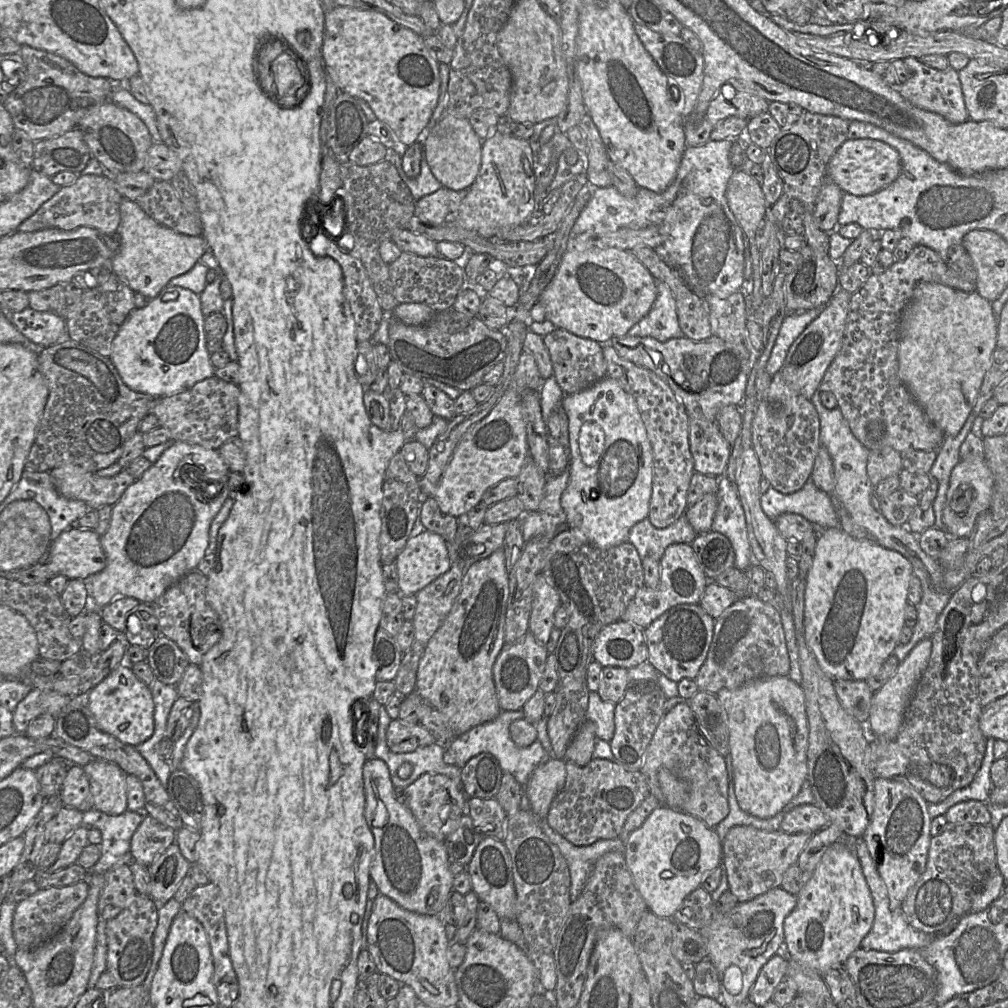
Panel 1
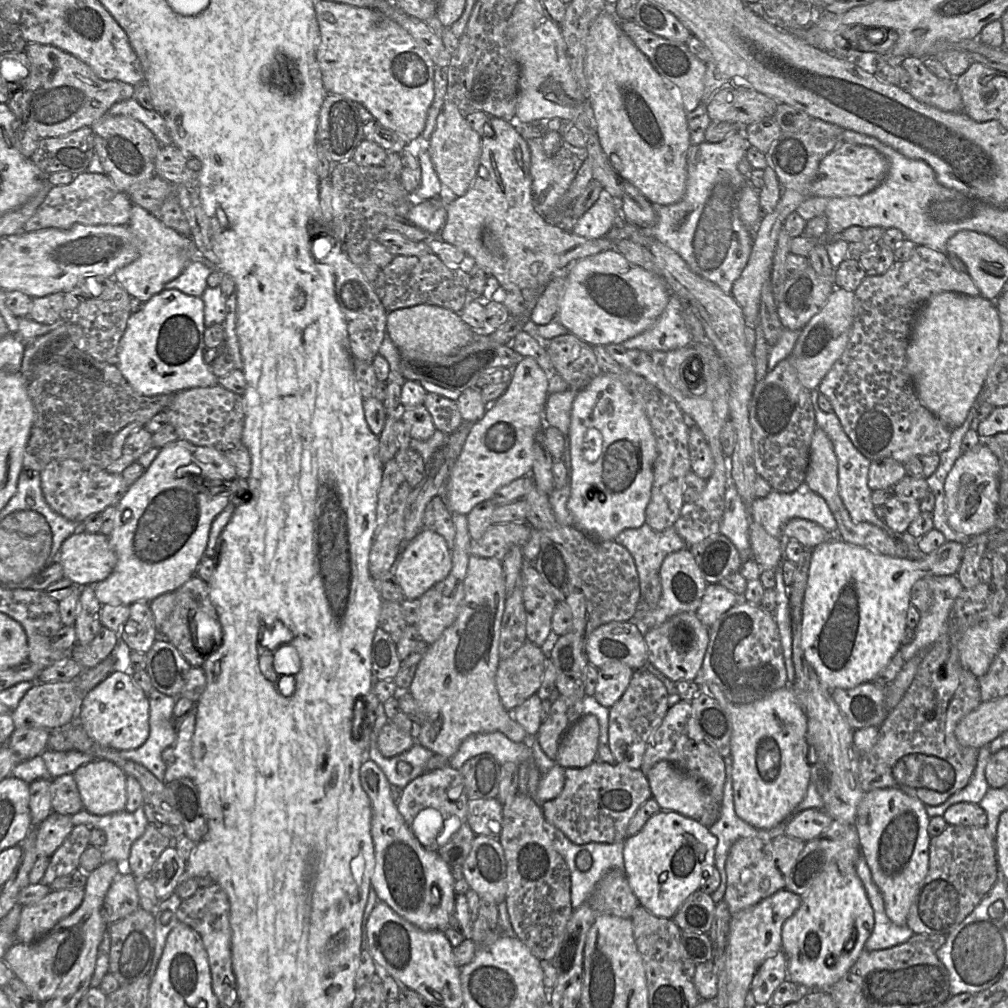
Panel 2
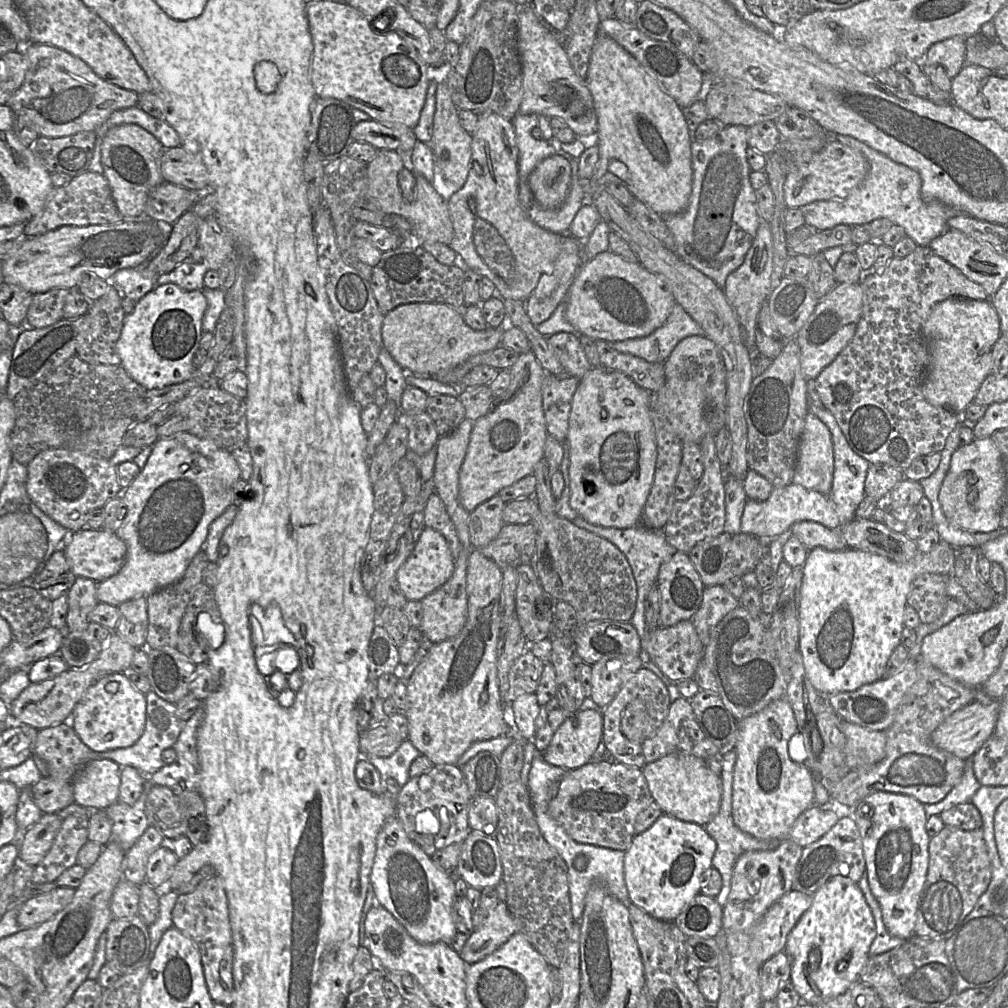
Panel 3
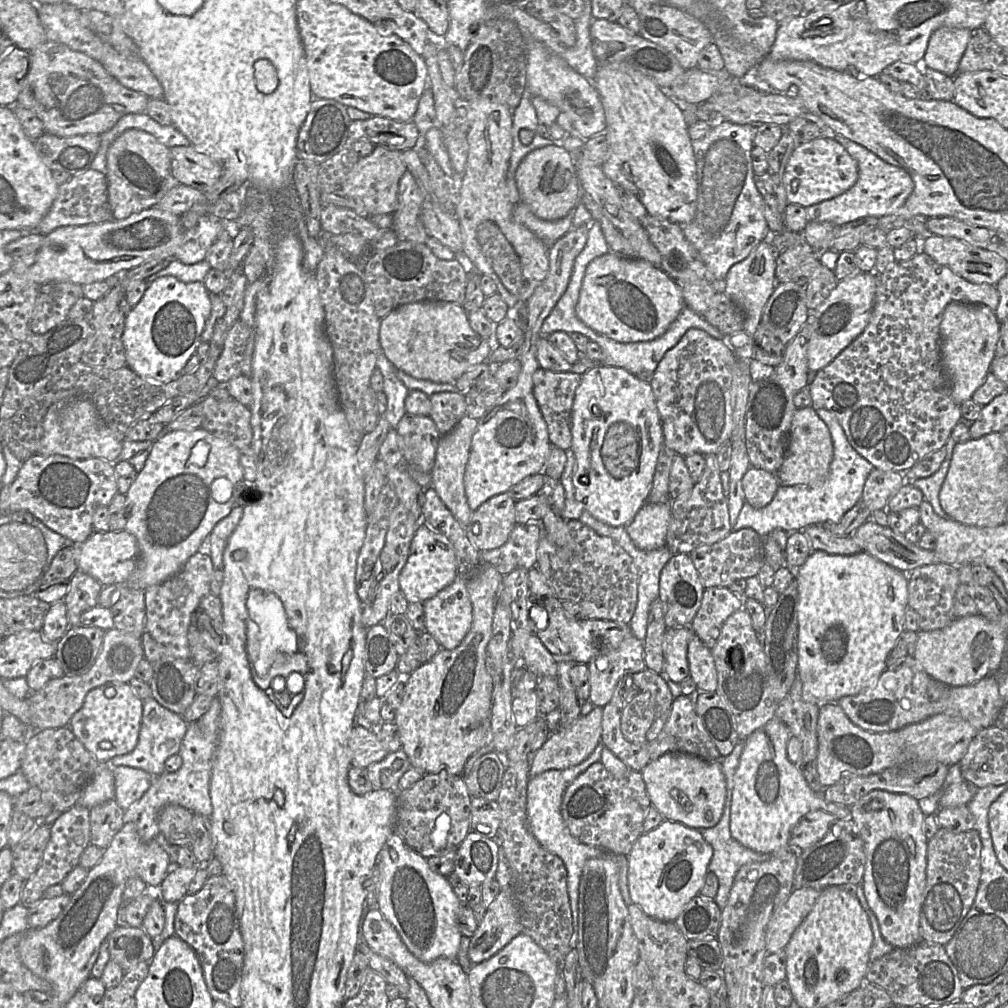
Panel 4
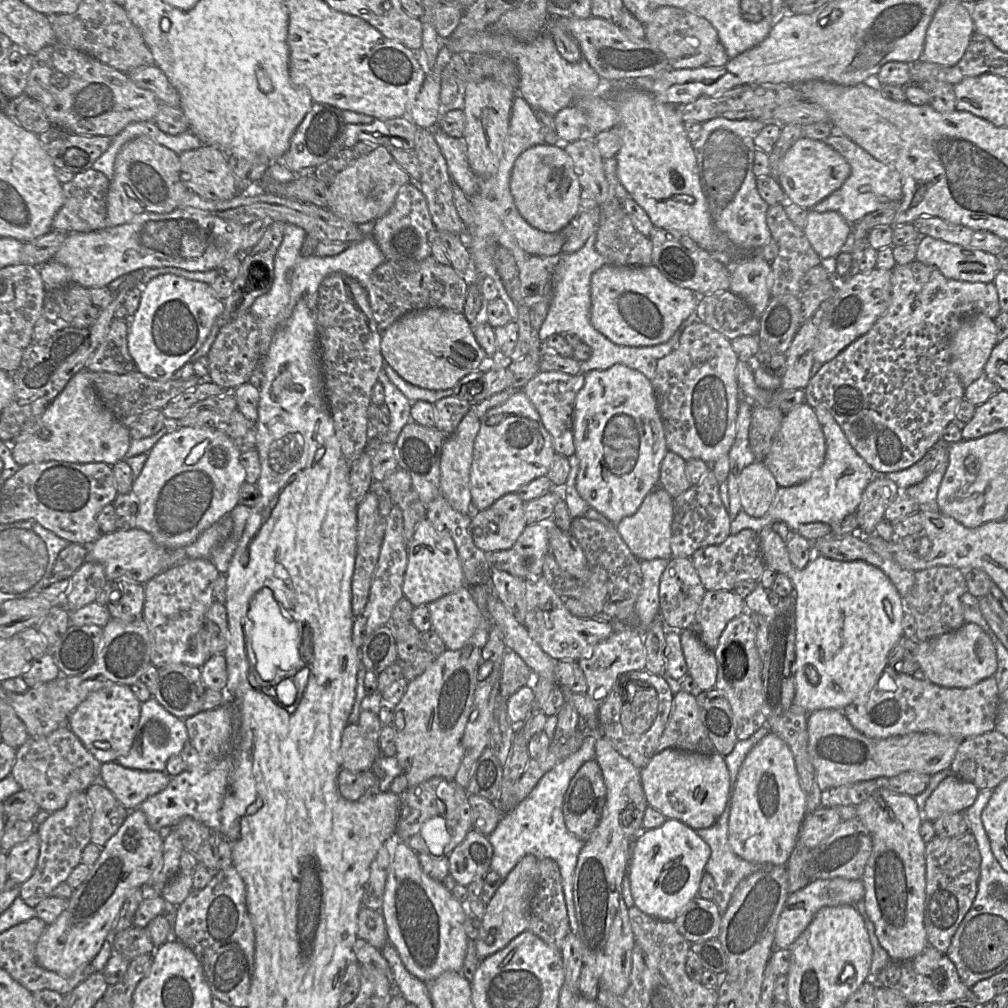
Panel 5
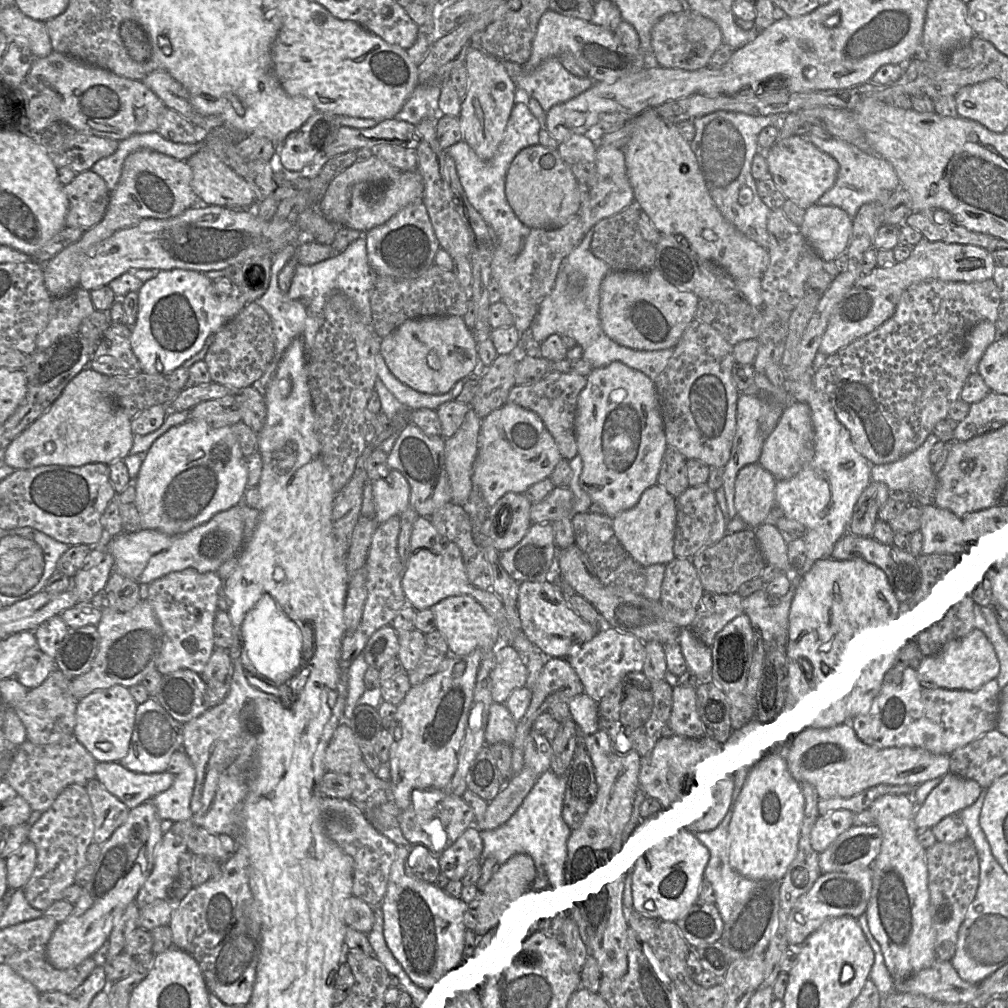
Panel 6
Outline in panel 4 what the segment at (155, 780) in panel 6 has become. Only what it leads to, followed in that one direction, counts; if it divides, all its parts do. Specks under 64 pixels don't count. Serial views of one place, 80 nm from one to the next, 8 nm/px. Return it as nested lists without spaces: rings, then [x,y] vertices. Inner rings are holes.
[[[110,766],[115,785],[115,801],[127,809],[148,790],[155,776],[148,772],[129,766]]]

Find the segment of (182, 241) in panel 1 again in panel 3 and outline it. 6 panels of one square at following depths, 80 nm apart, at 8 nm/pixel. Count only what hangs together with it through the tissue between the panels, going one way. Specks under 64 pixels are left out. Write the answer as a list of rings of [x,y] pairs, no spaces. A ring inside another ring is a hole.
[[[147,262],[134,268],[124,268],[116,271],[110,277],[110,284],[120,293],[138,302],[156,287],[156,279],[160,274],[150,270]]]

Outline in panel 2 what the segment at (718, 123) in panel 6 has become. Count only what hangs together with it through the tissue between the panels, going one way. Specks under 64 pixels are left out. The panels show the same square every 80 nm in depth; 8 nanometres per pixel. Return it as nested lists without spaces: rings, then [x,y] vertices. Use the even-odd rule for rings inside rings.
[[[743,129],[718,143],[705,141],[691,145],[687,153],[687,181],[683,198],[671,205],[652,204],[656,223],[647,228],[638,227],[645,236],[654,237],[676,252],[694,273],[713,282],[726,293],[731,292],[733,283],[746,267],[752,249],[753,234],[743,224],[738,212],[740,192],[747,184],[747,178],[740,171],[740,163],[749,147]]]

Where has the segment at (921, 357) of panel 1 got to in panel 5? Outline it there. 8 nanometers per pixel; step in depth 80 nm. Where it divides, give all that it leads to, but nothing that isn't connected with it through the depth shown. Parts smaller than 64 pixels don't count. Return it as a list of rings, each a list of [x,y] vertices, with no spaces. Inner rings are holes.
[[[978,313],[963,317],[950,337],[951,363],[964,389],[984,373],[997,340],[995,320]]]

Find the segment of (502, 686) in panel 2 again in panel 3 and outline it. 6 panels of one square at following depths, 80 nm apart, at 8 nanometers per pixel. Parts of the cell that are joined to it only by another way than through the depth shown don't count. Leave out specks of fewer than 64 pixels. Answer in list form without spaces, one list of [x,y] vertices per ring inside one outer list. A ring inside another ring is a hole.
[[[527,648],[508,672],[508,690],[502,701],[510,706],[517,698],[533,694],[539,685],[545,663]]]

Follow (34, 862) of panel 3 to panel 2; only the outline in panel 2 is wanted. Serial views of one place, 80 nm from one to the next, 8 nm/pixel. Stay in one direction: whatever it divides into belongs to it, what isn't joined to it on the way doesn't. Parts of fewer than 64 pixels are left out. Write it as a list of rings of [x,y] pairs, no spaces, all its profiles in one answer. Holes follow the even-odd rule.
[[[52,812],[36,827],[36,852],[50,857],[74,827],[70,815]]]

